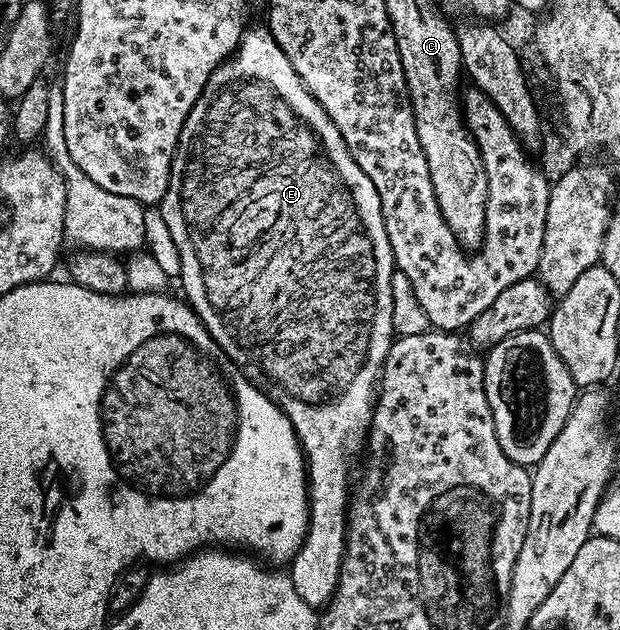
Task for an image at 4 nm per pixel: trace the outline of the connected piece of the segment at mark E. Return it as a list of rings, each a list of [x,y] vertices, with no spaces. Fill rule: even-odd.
[[[261,27],[261,29],[250,28],[241,36],[241,44],[236,53],[229,58],[228,61],[223,62],[222,65],[217,66],[216,71],[212,73],[207,79],[205,89],[199,95],[199,99],[195,103],[195,107],[191,107],[191,111],[187,115],[187,119],[183,123],[183,131],[177,140],[177,150],[173,153],[173,162],[171,163],[171,175],[169,176],[169,190],[163,195],[163,199],[159,203],[163,221],[167,223],[167,227],[171,230],[171,237],[175,239],[175,247],[179,247],[179,259],[181,260],[181,276],[179,284],[185,288],[183,294],[184,300],[197,313],[197,318],[205,324],[205,329],[215,339],[215,343],[232,359],[258,386],[268,386],[267,392],[276,401],[277,406],[284,411],[287,419],[293,424],[293,430],[297,432],[297,438],[301,444],[301,451],[305,454],[305,464],[307,466],[307,481],[309,487],[309,529],[305,533],[305,542],[301,544],[301,550],[293,556],[291,564],[288,566],[287,572],[293,581],[295,591],[299,591],[299,599],[303,599],[303,603],[312,605],[314,607],[324,607],[328,605],[329,600],[333,597],[333,592],[337,586],[339,579],[339,571],[341,570],[341,560],[345,554],[345,526],[347,524],[347,506],[351,496],[351,477],[349,481],[349,464],[353,461],[353,456],[357,452],[362,452],[363,446],[367,441],[367,434],[369,431],[369,421],[373,418],[373,402],[377,392],[378,384],[381,380],[381,368],[385,366],[387,359],[387,351],[393,346],[395,340],[395,332],[392,321],[392,275],[395,270],[393,264],[393,252],[391,251],[391,243],[387,239],[387,227],[383,223],[383,211],[381,210],[381,200],[379,199],[379,191],[375,191],[375,183],[371,183],[371,179],[367,179],[367,175],[363,175],[363,171],[359,167],[359,163],[355,163],[355,159],[351,155],[351,151],[347,147],[347,143],[343,139],[343,135],[339,135],[339,131],[335,127],[335,123],[331,121],[327,115],[327,111],[315,99],[315,95],[311,93],[303,83],[303,79],[299,77],[295,71],[295,67],[291,65],[291,59],[287,59],[287,55],[282,51],[277,40],[269,33],[268,28]]]

